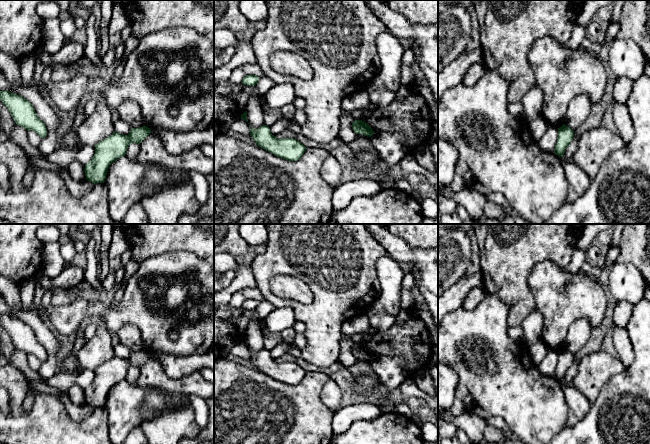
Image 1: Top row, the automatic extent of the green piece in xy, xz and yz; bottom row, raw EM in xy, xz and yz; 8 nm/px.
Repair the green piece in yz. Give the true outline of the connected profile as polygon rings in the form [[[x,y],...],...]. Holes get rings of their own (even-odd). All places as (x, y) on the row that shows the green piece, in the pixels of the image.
[[[563,124],[558,128],[558,138],[554,153],[562,158],[565,153],[565,149],[570,145],[573,138],[574,131],[569,126]]]

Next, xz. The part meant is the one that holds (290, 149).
[[[262,125],[258,129],[253,129],[250,126],[250,135],[254,139],[256,145],[277,157],[289,161],[298,161],[307,149],[296,139],[278,139],[270,132],[269,126],[266,125]]]

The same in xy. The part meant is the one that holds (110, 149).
[[[147,126],[131,128],[128,135],[114,132],[109,137],[95,145],[93,158],[85,164],[86,180],[98,184],[104,183],[109,166],[117,159],[125,156],[128,146],[132,143],[140,144],[151,129]]]

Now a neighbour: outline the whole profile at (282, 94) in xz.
[[[280,83],[272,87],[263,97],[265,108],[280,109],[291,104],[296,99],[294,86],[290,83]]]

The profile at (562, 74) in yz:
[[[543,37],[534,41],[528,60],[535,75],[535,87],[539,88],[544,96],[541,116],[551,126],[560,128],[565,121],[571,101],[579,95],[588,95],[593,106],[598,103],[605,90],[607,74],[603,63],[596,54],[580,47],[569,49],[552,37]]]

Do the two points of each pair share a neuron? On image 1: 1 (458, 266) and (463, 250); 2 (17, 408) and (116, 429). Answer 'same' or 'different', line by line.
1: same
2: different

